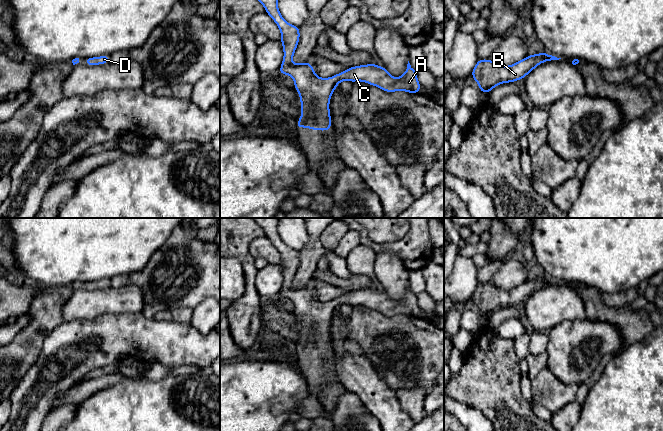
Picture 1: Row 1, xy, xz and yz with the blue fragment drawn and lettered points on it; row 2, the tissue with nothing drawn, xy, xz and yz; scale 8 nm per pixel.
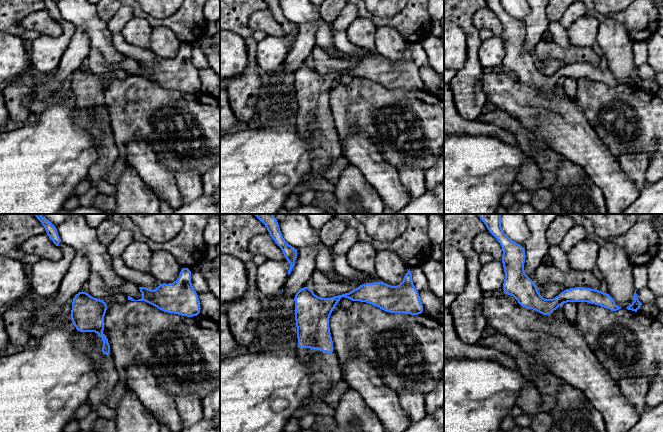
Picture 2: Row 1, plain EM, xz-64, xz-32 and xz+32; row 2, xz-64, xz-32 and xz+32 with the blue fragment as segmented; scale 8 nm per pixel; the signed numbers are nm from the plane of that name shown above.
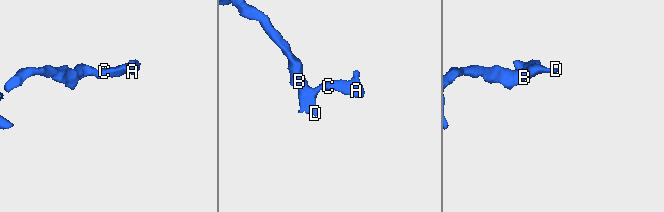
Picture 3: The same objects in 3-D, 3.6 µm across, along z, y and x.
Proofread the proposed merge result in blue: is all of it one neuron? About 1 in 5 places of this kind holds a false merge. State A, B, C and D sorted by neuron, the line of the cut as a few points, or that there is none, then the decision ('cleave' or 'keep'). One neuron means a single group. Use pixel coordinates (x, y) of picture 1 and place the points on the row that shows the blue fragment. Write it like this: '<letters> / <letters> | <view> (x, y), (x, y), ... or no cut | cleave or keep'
A B C D | no cut | keep

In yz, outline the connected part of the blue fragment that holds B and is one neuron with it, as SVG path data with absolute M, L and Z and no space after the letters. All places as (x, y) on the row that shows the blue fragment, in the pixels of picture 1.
M546 51L528 55L509 66L500 65L489 59L478 59L470 76L478 83L480 92L487 95L502 83L516 83L519 79L524 79L541 63L559 59L561 58L552 56Z

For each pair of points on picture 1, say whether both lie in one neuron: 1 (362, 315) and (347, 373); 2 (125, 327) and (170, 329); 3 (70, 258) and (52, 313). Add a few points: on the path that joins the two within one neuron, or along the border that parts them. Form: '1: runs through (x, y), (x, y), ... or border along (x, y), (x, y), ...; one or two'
1: border along (346, 332), (358, 344), (363, 354), (369, 360); two
2: runs through (136, 329), (159, 329); one
3: border along (71, 284), (47, 287); two

